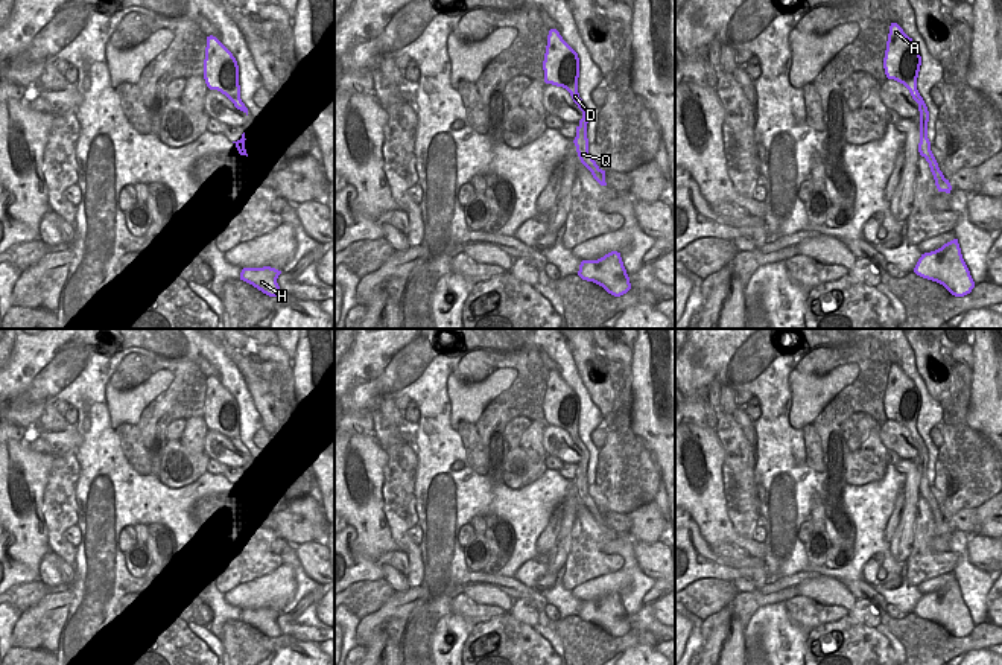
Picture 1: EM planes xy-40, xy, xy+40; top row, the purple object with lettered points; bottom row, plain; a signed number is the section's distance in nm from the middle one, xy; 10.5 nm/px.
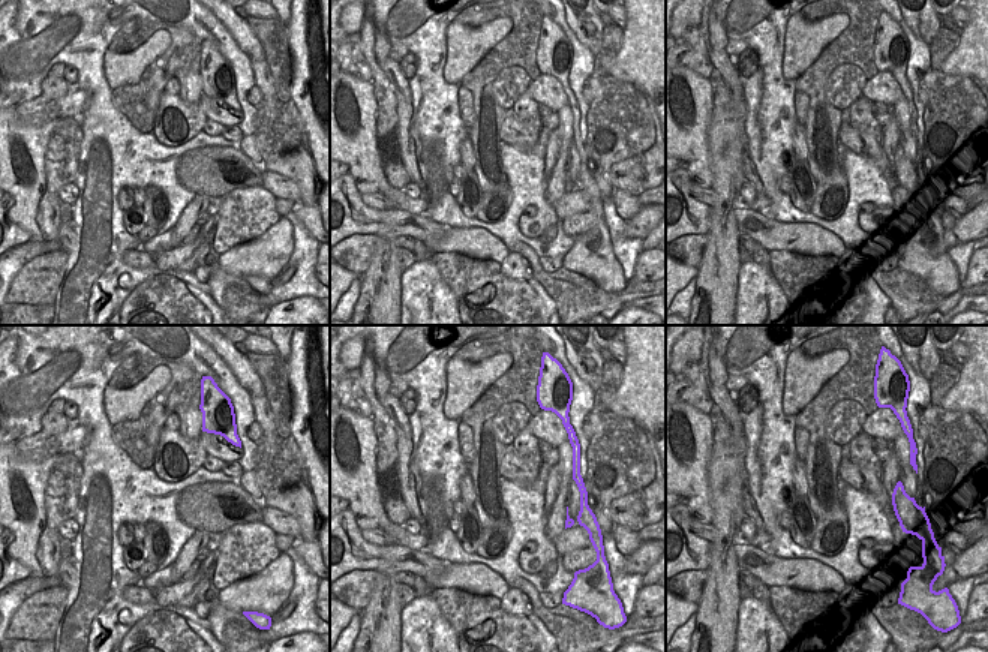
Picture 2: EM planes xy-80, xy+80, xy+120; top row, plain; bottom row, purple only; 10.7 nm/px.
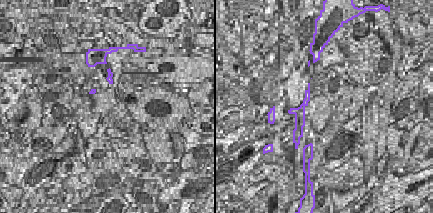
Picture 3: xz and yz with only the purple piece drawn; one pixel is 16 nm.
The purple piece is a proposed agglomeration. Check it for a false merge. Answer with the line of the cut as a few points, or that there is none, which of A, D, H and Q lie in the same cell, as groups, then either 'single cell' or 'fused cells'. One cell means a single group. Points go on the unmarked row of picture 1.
xy (581, 449), (587, 452) | A D / H Q | fused cells

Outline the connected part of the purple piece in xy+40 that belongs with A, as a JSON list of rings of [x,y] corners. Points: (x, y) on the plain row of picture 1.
[[[891,364],[883,409],[888,420],[903,425],[920,447],[926,447],[917,431],[917,418],[921,406],[920,393],[897,364]]]

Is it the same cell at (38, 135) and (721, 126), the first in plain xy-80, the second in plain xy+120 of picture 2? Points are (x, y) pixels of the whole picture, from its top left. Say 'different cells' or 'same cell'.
different cells

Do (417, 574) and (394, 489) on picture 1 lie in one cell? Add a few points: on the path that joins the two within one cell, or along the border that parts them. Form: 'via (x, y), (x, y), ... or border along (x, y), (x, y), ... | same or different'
border along (383, 504), (390, 534), (397, 547) | different

